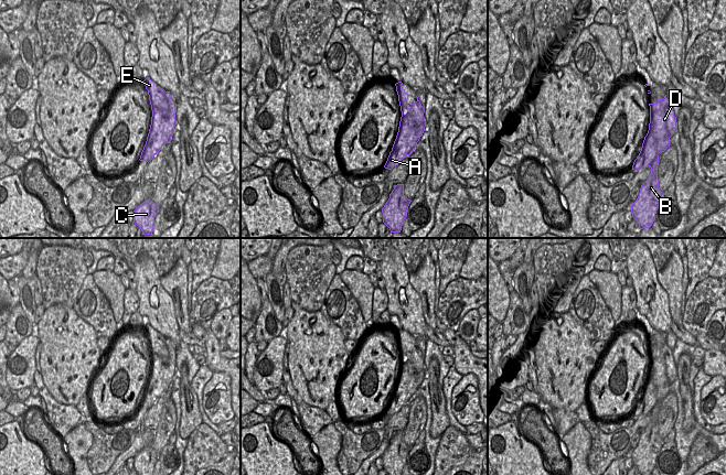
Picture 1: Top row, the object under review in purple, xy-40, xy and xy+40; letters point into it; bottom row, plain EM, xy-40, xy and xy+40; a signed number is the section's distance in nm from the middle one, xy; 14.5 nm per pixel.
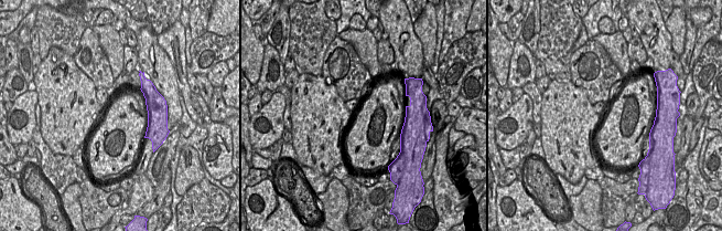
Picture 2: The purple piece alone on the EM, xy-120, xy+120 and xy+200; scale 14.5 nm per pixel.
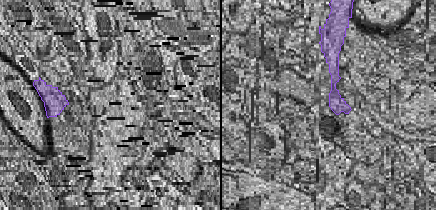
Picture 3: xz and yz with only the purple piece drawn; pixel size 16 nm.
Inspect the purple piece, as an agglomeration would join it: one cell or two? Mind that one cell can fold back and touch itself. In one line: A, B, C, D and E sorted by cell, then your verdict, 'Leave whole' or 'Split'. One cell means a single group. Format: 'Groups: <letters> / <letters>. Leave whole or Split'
Groups: A E / B C D. Split

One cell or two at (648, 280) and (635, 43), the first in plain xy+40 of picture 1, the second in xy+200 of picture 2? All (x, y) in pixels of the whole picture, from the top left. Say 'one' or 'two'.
two

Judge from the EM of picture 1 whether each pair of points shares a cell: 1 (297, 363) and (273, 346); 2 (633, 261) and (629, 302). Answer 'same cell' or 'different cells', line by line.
1: different cells
2: different cells

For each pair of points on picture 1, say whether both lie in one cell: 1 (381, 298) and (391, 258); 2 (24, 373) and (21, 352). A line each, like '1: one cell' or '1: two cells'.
1: two cells
2: one cell

